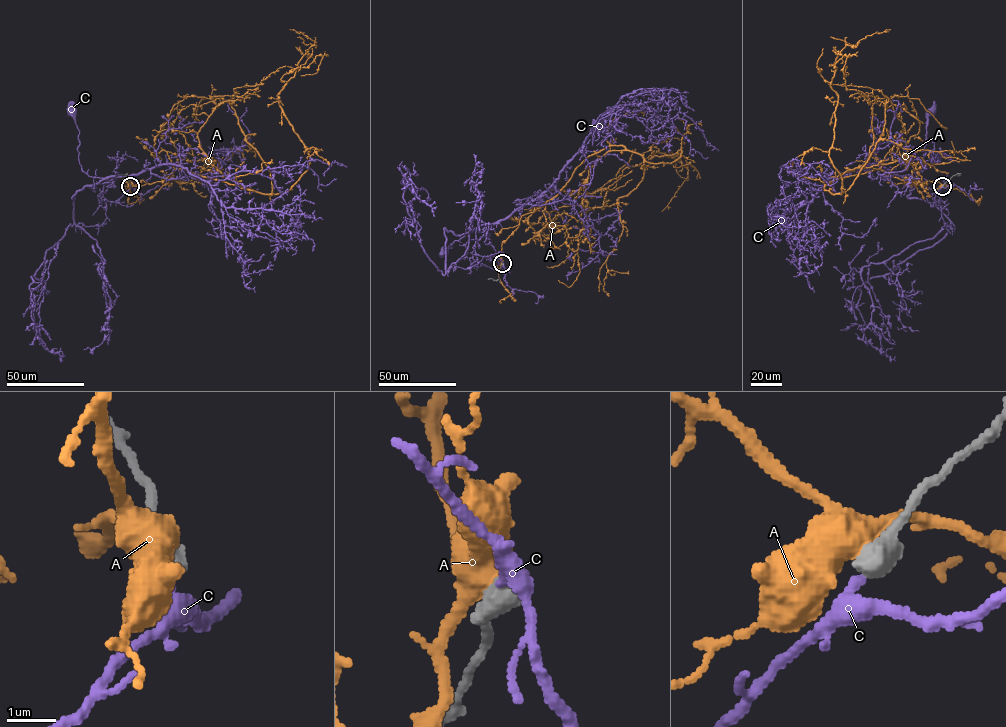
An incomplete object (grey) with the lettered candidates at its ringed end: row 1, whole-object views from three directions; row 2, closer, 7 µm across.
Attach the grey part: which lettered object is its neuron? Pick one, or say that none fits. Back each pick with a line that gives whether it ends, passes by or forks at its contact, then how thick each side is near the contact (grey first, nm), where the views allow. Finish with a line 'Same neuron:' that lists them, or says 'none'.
C: It passes by. Thickness 550 nm (grey) against 260 nm
Same neuron: C

